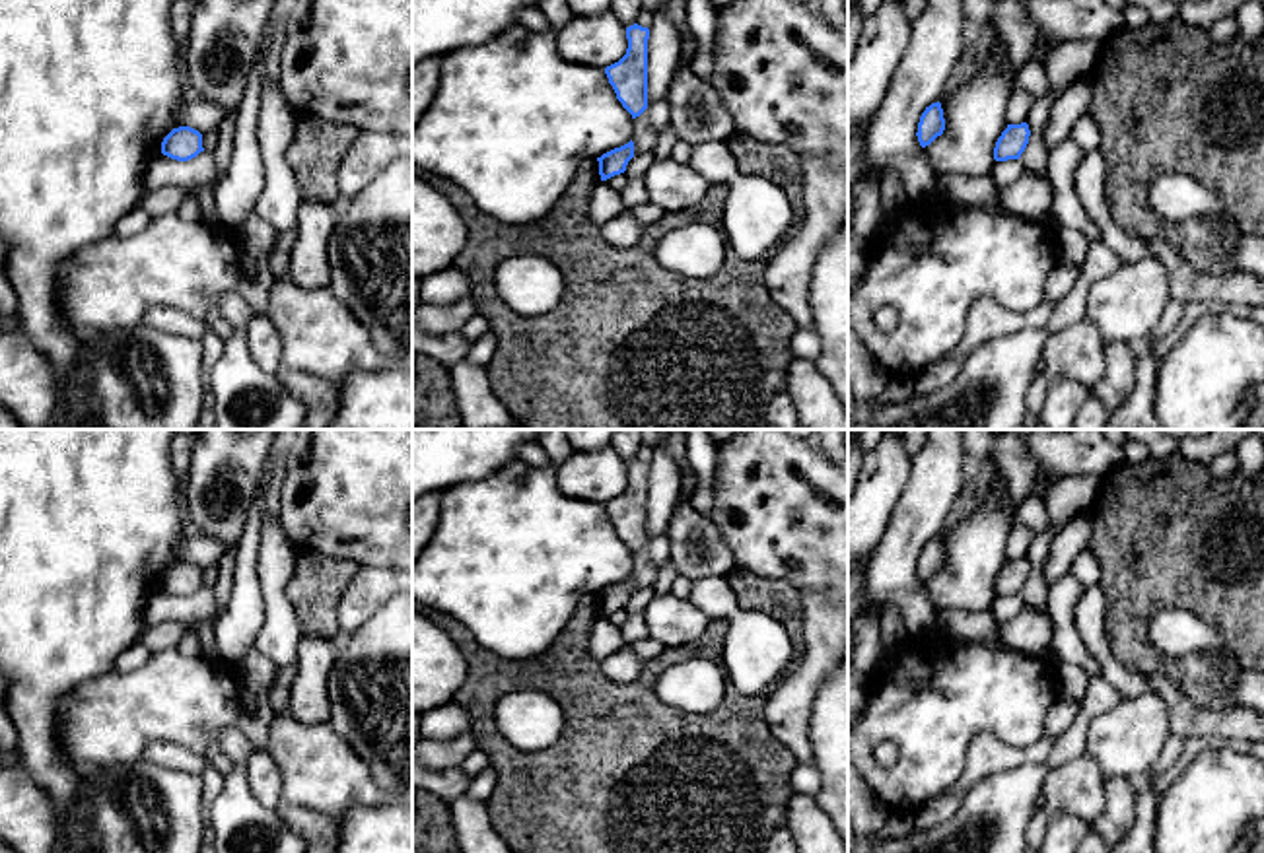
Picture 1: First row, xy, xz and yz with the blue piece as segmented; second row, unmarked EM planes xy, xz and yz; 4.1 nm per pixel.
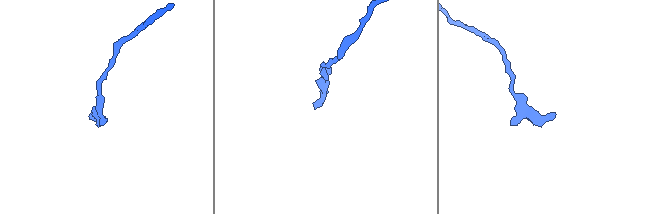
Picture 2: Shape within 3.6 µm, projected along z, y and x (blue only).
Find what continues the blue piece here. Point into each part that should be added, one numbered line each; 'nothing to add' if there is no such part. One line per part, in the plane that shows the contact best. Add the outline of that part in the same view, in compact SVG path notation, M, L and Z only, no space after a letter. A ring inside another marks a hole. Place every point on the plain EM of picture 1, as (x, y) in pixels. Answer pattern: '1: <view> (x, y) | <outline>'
nothing to add

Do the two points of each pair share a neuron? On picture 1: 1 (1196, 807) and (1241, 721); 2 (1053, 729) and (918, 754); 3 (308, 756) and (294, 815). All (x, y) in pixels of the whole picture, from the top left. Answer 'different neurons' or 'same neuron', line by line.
1: different neurons
2: different neurons
3: different neurons

